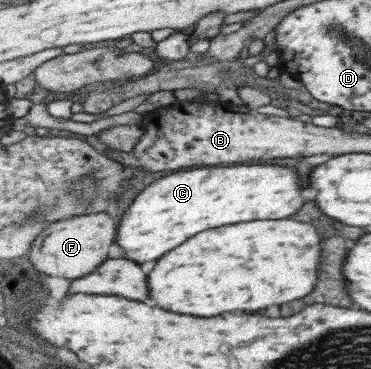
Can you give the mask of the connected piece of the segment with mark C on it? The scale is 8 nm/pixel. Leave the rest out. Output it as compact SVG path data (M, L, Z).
M232 164L211 165L201 168L173 172L155 180L139 193L135 203L121 219L121 227L117 233L117 245L127 253L127 259L145 263L155 261L161 255L169 253L171 249L179 247L187 239L195 237L197 233L221 225L233 225L241 221L255 221L255 219L285 219L297 213L303 207L301 197L301 177L289 167L273 167L271 164Z

